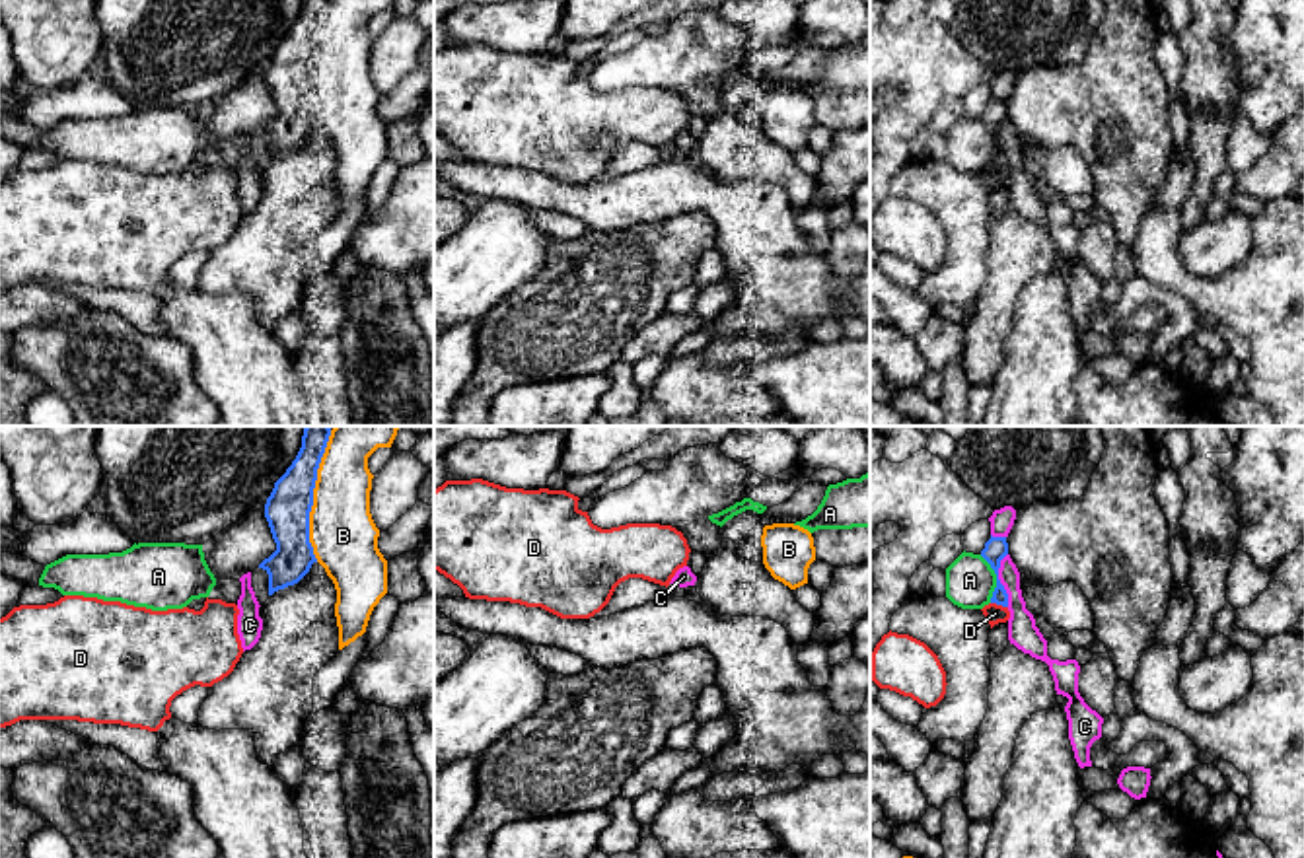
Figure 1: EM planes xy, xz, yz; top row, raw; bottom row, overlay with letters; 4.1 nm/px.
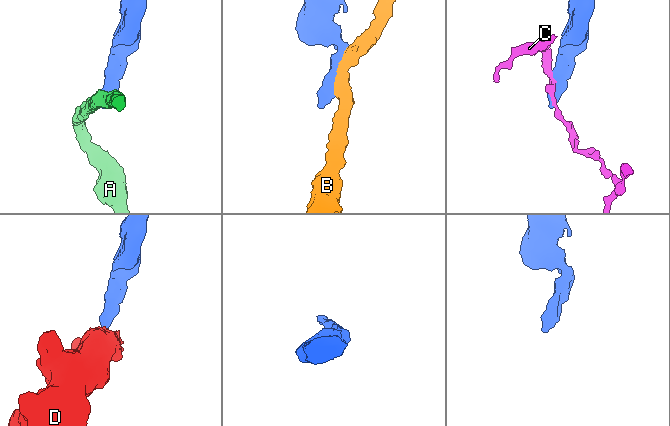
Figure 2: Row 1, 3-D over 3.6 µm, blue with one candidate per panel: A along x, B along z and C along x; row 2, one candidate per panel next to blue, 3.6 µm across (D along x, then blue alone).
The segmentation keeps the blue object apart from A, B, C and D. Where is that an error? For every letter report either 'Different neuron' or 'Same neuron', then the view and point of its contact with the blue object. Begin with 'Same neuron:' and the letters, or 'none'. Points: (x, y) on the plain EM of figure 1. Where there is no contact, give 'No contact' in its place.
Same neuron: none
A: Different neuron. Touches blue at yz (997, 142)
B: Different neuron. Touches blue at xy (312, 63)
C: Different neuron. Touches blue at yz (999, 144)
D: Different neuron. Touches blue at yz (999, 168)

